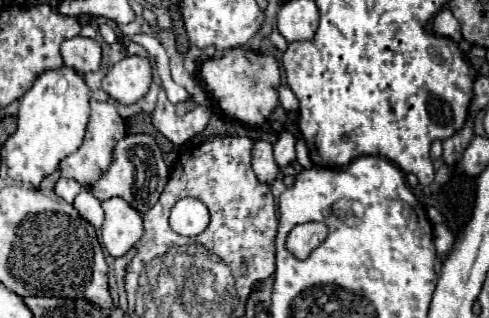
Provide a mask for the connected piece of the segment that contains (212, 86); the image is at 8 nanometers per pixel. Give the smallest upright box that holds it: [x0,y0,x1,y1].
[200,48,280,126]

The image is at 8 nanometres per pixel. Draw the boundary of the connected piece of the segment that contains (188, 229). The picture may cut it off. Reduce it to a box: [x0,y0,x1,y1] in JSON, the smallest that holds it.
[170,198,210,236]

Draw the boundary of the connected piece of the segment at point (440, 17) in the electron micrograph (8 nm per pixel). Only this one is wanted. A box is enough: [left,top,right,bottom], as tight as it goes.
[432,8,462,42]

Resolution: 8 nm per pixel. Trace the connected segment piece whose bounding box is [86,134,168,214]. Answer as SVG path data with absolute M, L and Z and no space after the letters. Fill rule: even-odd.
M128 134L114 146L112 164L108 166L104 176L100 176L100 180L88 186L86 190L92 192L100 202L110 200L112 196L120 196L128 200L132 208L144 214L158 202L158 196L162 194L166 182L168 182L168 168L162 160L162 150L158 148L156 140L148 134Z

